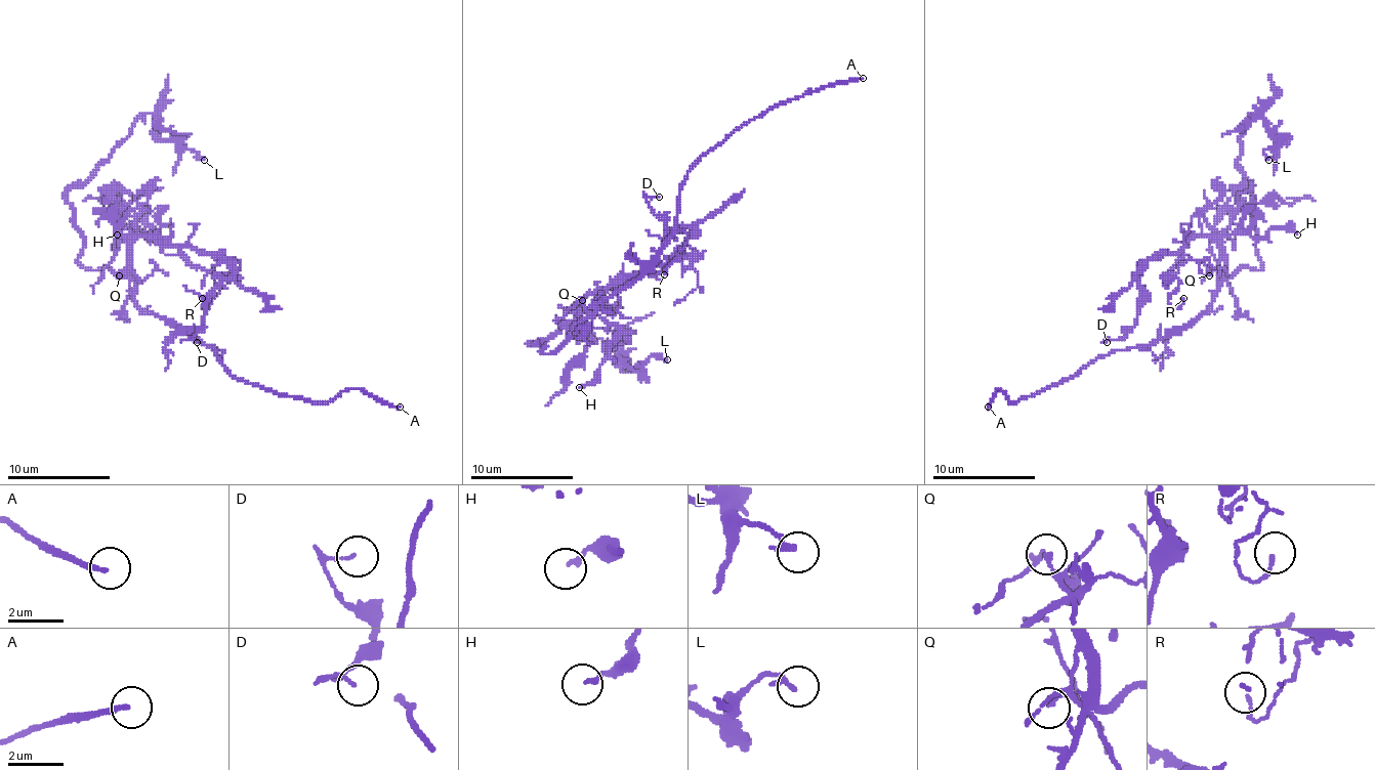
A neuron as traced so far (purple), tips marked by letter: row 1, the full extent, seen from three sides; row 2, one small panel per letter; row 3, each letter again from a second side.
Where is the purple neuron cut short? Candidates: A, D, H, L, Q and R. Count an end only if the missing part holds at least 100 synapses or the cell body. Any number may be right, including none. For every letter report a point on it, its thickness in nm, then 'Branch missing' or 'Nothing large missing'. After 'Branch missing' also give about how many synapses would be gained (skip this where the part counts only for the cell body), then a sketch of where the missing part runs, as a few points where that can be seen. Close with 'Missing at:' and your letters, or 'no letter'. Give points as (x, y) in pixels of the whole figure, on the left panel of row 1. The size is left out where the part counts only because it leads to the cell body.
A: Place: (400, 407). Thickness 180 nm. Branch missing
D: Place: (197, 342). Thickness 100 nm. Nothing large missing
H: Place: (117, 234). Thickness 150 nm. Nothing large missing
L: Place: (204, 160). Thickness 190 nm. Nothing large missing
Q: Place: (119, 275). Thickness 160 nm. Nothing large missing
R: Place: (202, 298). Thickness 120 nm. Nothing large missing
Missing at: A

